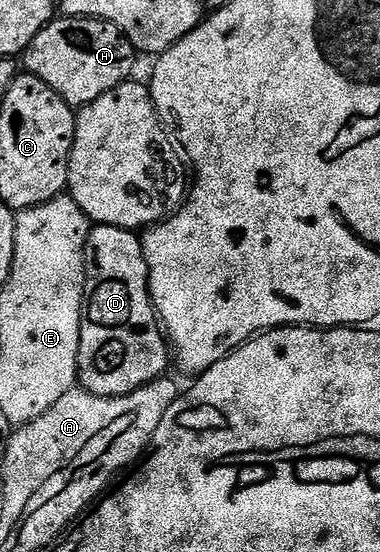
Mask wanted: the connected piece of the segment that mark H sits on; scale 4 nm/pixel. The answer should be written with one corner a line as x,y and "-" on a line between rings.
84,16
56,18
42,28
29,42
21,57
28,73
49,86
72,109
78,110
101,98
117,85
132,79
137,53
115,24
104,20
90,20

